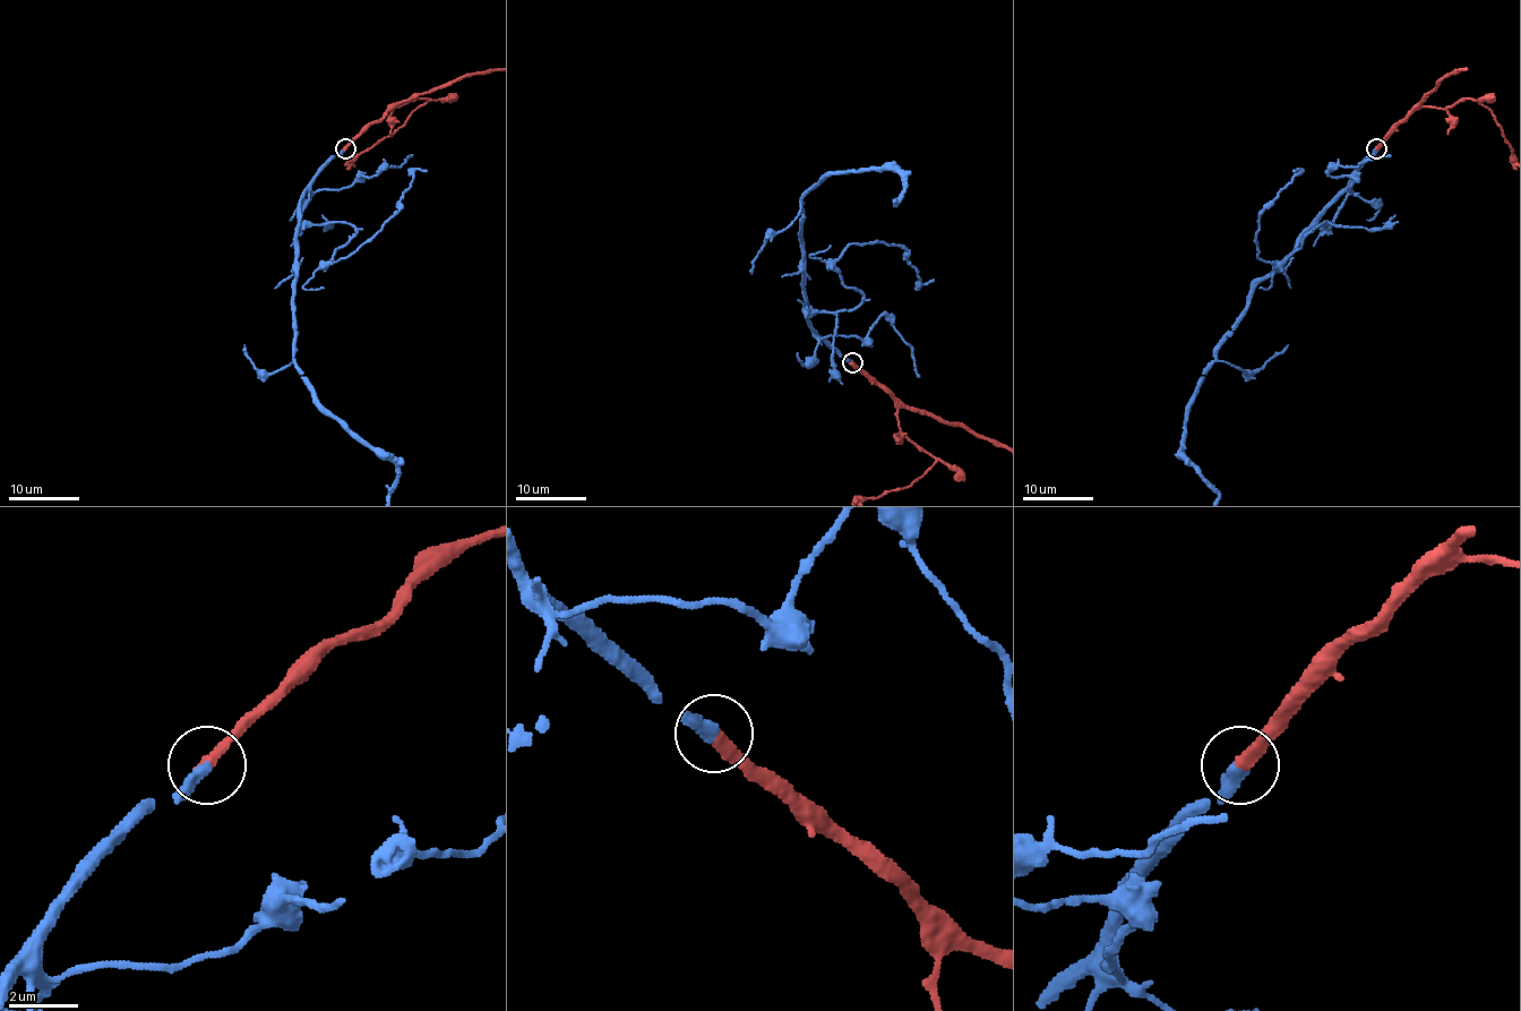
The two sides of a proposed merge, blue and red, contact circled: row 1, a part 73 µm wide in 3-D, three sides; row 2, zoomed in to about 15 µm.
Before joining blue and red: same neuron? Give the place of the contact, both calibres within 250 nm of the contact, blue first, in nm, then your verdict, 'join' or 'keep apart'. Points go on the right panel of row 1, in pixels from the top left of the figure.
at (1376, 148); 400 nm thick on the blue side, 400 nm on the other; join

